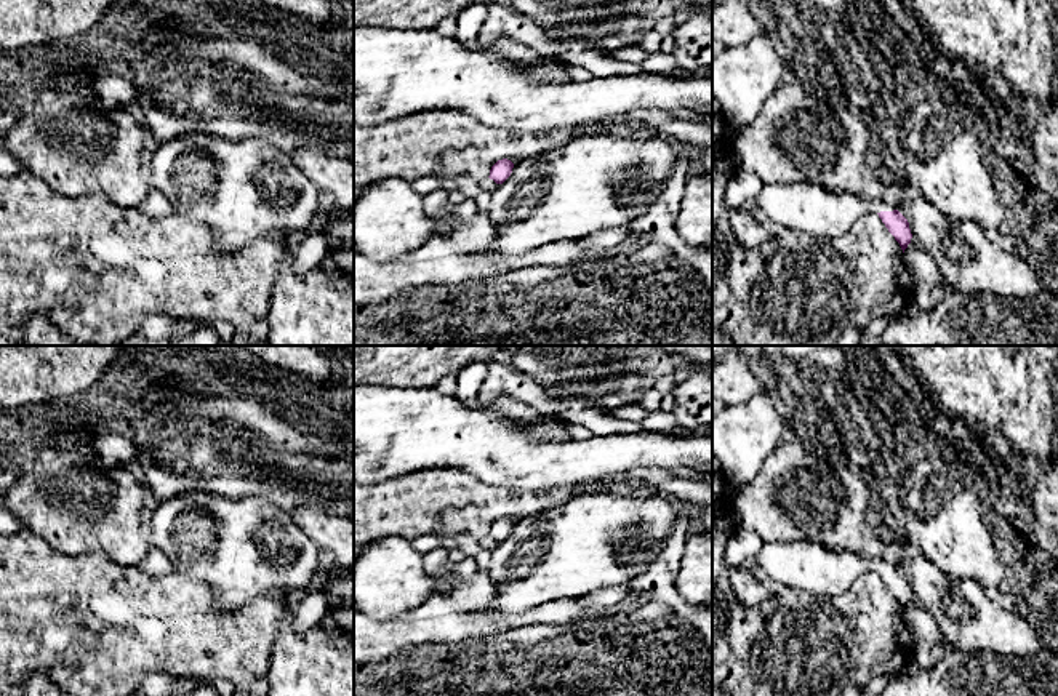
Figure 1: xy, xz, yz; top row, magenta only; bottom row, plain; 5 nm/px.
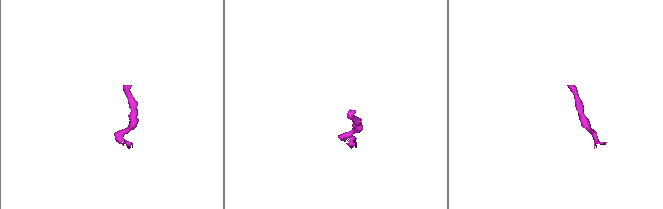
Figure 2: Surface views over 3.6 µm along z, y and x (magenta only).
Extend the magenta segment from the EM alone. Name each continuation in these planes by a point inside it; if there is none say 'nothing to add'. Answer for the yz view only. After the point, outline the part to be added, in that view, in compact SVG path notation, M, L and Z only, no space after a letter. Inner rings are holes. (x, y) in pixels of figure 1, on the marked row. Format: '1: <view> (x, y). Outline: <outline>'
1: yz (804, 207). Outline: M812 182L763 184L755 200L759 208L781 227L820 238L845 235L864 214L896 210L887 200L864 200Z

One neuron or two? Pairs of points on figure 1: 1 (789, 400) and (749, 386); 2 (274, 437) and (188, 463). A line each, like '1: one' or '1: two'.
1: two
2: one

